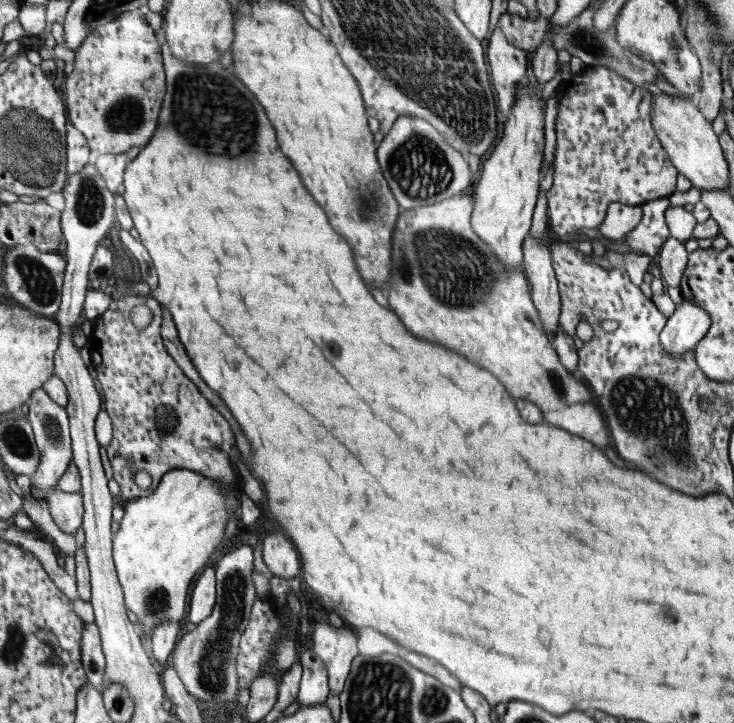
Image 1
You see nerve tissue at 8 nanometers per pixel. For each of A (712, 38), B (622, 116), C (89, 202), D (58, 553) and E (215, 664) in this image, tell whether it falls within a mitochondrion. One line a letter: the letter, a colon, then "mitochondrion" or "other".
A: mitochondrion
B: other
C: mitochondrion
D: other
E: mitochondrion

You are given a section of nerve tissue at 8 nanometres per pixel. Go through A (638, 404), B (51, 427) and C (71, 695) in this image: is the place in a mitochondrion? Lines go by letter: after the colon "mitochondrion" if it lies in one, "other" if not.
A: mitochondrion
B: mitochondrion
C: other

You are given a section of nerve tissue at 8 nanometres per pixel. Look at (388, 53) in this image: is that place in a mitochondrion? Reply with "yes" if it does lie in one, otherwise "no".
yes

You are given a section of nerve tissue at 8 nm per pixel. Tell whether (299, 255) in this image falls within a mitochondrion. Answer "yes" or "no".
no

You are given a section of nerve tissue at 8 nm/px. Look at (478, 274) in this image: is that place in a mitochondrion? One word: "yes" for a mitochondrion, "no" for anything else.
yes

